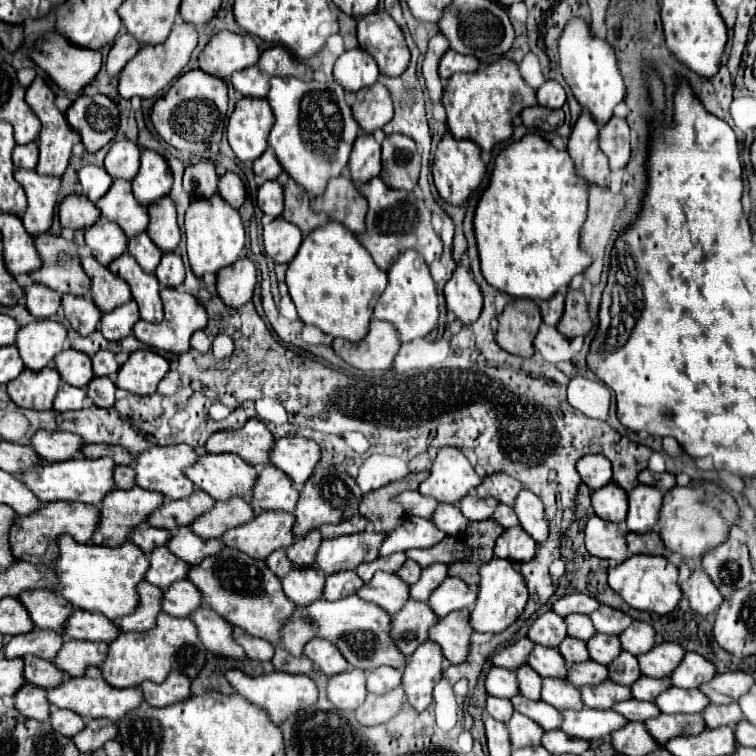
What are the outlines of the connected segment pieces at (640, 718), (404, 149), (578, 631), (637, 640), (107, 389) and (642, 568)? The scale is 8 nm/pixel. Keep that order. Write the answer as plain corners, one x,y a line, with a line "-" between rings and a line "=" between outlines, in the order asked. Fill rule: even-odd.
634,698
624,700
624,702
616,702
612,706
612,710
622,714
626,720
636,720
636,722
644,722
644,720
660,714
660,710
652,702
638,702
=
390,134
382,142
382,172
380,178
386,186
408,190
418,184
420,152
412,138
404,134
=
570,614
564,618
566,620
566,626
568,626
568,634
578,638
578,640
590,640
594,636
594,626
590,622
588,616
582,616
582,614
=
634,620
618,638
624,650
638,656
648,652
654,646
654,628
648,622
=
102,376
102,378
94,378
90,380
88,384
88,396
92,398
92,402
100,408
110,408
114,406
116,398
114,398
114,392
116,392
116,384
108,378
108,376
=
630,556
626,562
608,568
608,586
624,598
624,602
632,608
654,612
654,614
668,614
676,608
682,592
678,588
678,570
676,566
666,560
664,556

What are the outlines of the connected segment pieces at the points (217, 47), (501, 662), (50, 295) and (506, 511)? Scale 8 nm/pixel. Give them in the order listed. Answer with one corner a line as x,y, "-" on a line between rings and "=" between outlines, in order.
228,30
210,38
200,52
200,68
216,78
230,78
236,70
254,66
260,58
260,50
250,34
234,34
=
520,638
520,640
504,646
492,658
492,664
494,666
502,666
502,668
508,668
508,670
516,670
518,666
522,666
526,662
526,654
530,654
532,648
534,648
534,642
530,642
528,638
=
32,284
28,288
24,288
26,292
26,308
28,312
38,318
38,320
44,320
44,318
52,318
60,306
60,294
50,290
48,286
42,286
42,284
=
498,504
498,508
496,508
496,512
494,512
492,518
494,518
500,526
504,526
504,528
512,528
512,526
518,524
518,518
516,518
512,506
506,506
506,504

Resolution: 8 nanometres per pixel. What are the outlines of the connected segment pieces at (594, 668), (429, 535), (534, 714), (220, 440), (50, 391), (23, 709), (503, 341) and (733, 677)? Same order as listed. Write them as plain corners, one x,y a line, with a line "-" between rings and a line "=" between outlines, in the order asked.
592,660
570,664
568,674
566,674
566,680
570,680
574,686
590,686
590,684
598,684
606,678
608,678
606,666
592,662
=
408,516
402,526
388,532
380,544
380,556
390,556
394,552
406,552
410,548
430,548
446,538
446,532
438,530
430,520
=
522,694
512,696
510,702
512,702
514,710
518,710
524,716
532,718
534,722
538,722
544,730
556,730
556,728
560,728
560,722
562,722
560,718
562,716
560,716
560,712
554,706
550,706
550,704
542,702
542,700
528,700
=
250,418
238,430
220,430
214,432
206,442
206,452
210,454
238,454
244,462
268,464
268,452
274,444
274,436
266,428
266,424
258,418
=
48,366
46,370
40,372
26,368
18,378
14,378
14,382
8,382
8,396
20,408
52,410
60,384
62,378
56,368
=
22,686
18,694
14,694
14,708
32,720
48,720
50,704
46,702
46,690
38,686
=
528,298
512,300
506,306
506,310
498,316
498,322
500,322
500,328
496,332
498,346
514,356
532,358
534,354
532,340
542,324
536,302
=
734,670
734,672
716,674
710,682
700,686
700,692
712,704
732,704
732,702
738,702
738,698
746,694
746,690
750,690
752,684
754,684
754,678
750,678
750,674
742,670

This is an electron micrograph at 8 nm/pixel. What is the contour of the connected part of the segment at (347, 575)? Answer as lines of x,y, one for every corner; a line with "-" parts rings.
336,572
336,574
330,574
326,578
326,584
324,584
324,598
334,602
338,598
352,596
352,594
356,594
356,590
362,584
364,582
358,578
356,572

